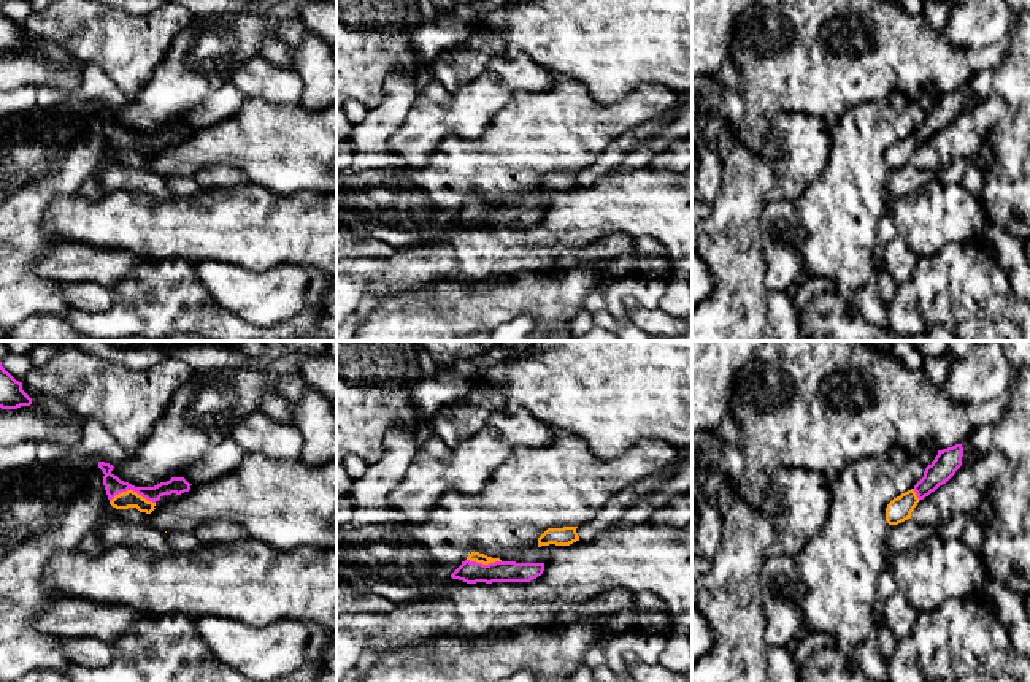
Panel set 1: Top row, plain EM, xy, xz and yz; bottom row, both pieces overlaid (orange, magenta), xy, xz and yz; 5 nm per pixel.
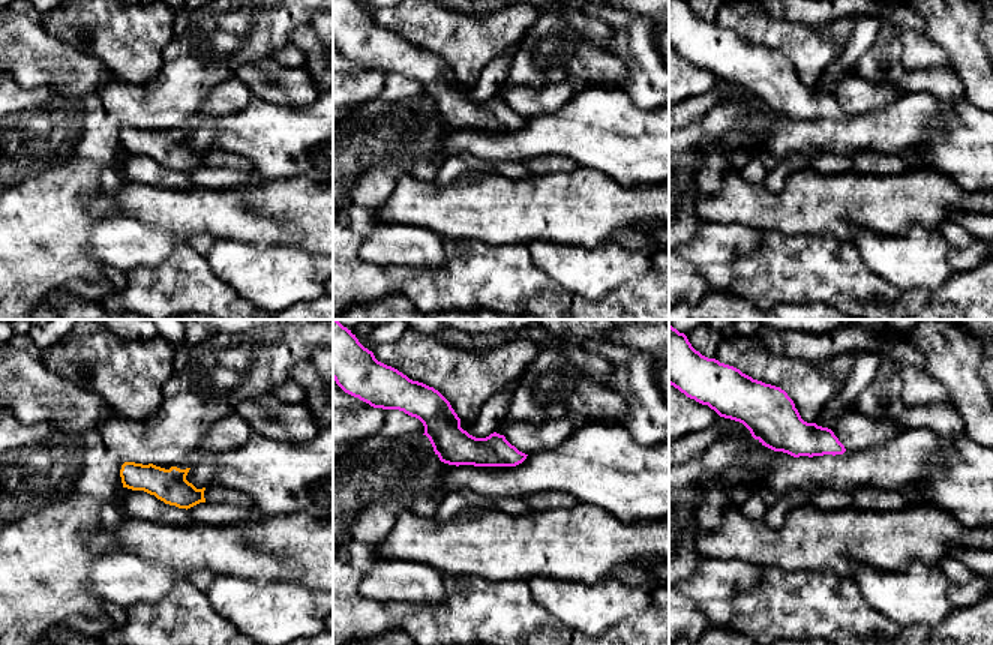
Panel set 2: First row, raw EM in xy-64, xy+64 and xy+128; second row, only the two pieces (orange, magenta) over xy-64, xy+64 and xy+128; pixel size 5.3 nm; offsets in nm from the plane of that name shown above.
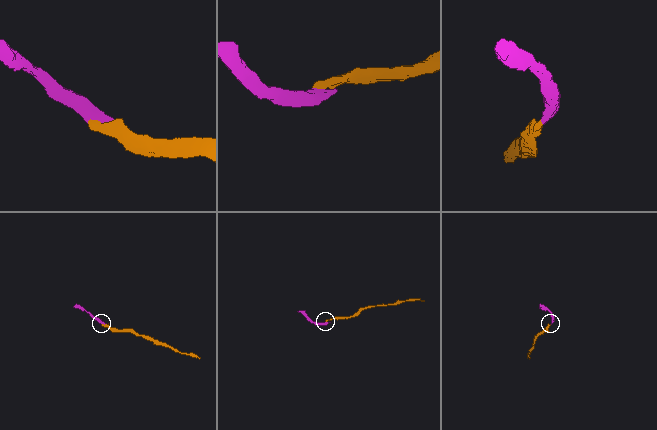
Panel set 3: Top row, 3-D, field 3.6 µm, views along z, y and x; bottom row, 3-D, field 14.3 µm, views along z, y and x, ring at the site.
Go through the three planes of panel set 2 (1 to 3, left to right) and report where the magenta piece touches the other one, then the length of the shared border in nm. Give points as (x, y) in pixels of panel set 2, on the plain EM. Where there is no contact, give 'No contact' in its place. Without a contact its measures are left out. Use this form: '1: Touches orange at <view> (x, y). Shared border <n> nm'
1: No contact
2: No contact
3: No contact

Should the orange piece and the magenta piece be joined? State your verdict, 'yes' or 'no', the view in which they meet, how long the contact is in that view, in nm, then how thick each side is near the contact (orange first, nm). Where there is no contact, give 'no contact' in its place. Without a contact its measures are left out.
yes; contact in xy; length 240 nm; calibres 90 and 90 nm

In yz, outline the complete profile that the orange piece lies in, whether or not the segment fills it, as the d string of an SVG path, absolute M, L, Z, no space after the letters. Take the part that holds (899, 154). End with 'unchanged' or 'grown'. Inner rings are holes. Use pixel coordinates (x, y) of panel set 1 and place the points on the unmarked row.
M962 89L938 95L935 105L925 113L924 122L911 135L901 138L887 149L887 168L898 170L911 163L911 157L917 148L955 119L955 116L962 111L962 102Z; grown

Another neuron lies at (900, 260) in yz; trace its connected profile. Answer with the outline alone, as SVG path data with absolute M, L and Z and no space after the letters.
M901 235L892 238L882 249L884 270L895 285L901 285L913 278L919 257Z

